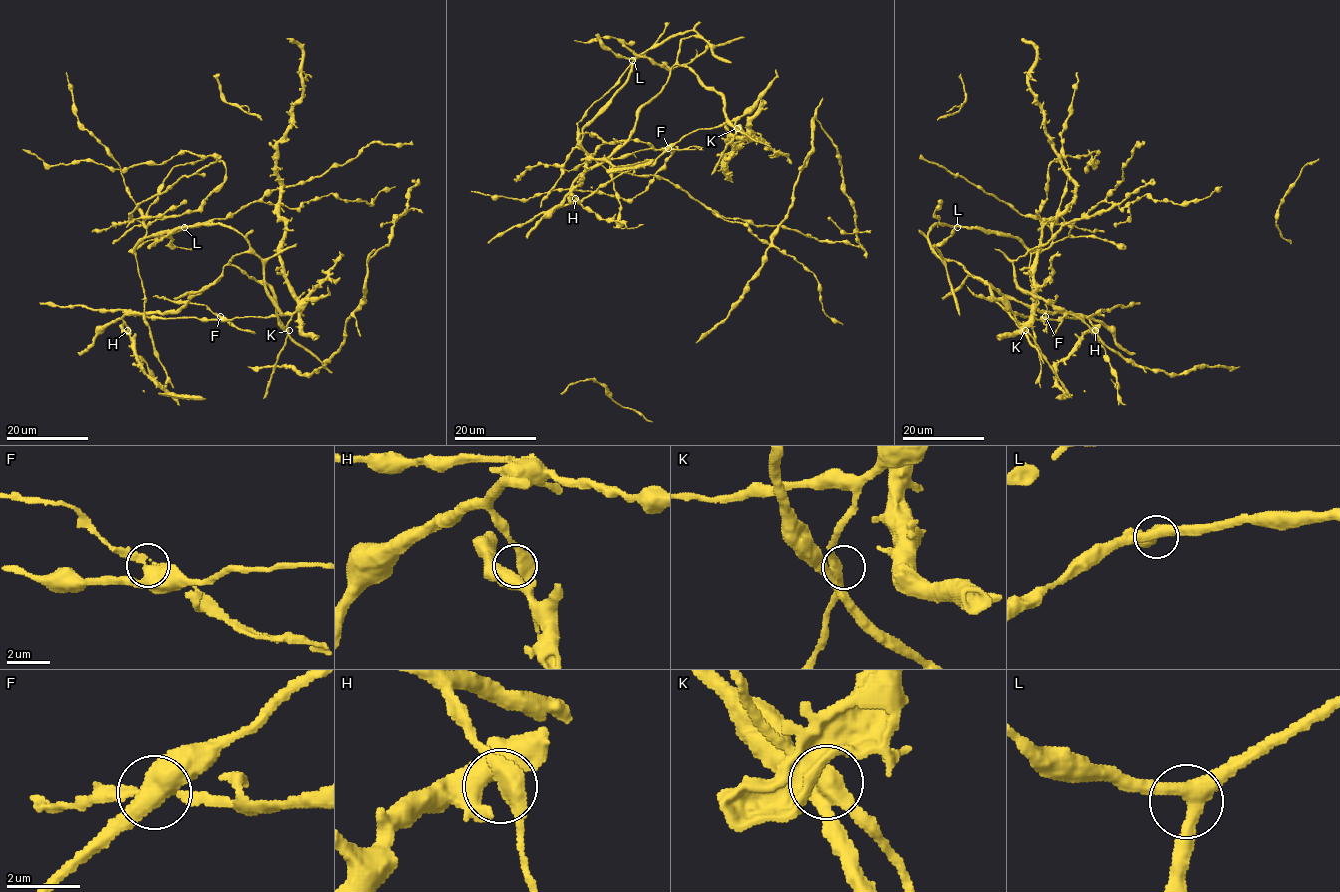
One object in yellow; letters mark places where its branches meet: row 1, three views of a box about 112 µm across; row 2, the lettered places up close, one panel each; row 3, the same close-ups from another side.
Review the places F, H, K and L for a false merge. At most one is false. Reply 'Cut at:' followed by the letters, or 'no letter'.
Cut at: F

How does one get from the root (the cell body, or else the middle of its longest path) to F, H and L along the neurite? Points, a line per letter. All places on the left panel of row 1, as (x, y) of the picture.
F: (235, 228), (249, 249), (236, 254), (229, 262), (269, 287), (277, 319), (285, 327), (291, 318), (220, 317)
H: (235, 228), (249, 249), (236, 254), (216, 282), (175, 310), (127, 314), (123, 318), (127, 330)
L: (235, 228), (219, 224), (184, 227)

